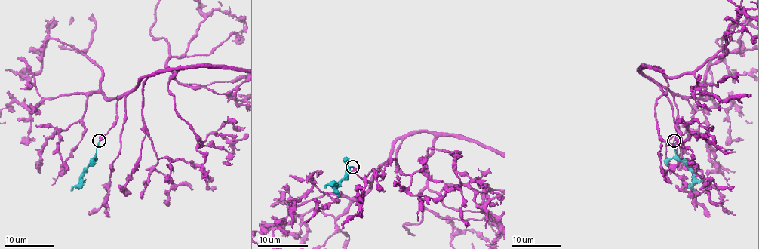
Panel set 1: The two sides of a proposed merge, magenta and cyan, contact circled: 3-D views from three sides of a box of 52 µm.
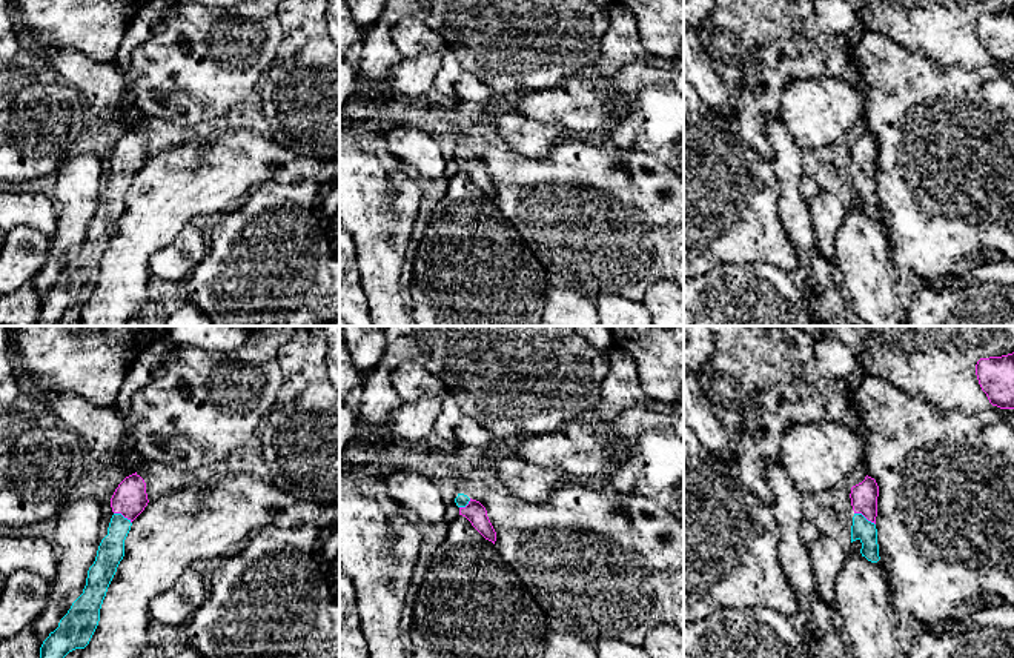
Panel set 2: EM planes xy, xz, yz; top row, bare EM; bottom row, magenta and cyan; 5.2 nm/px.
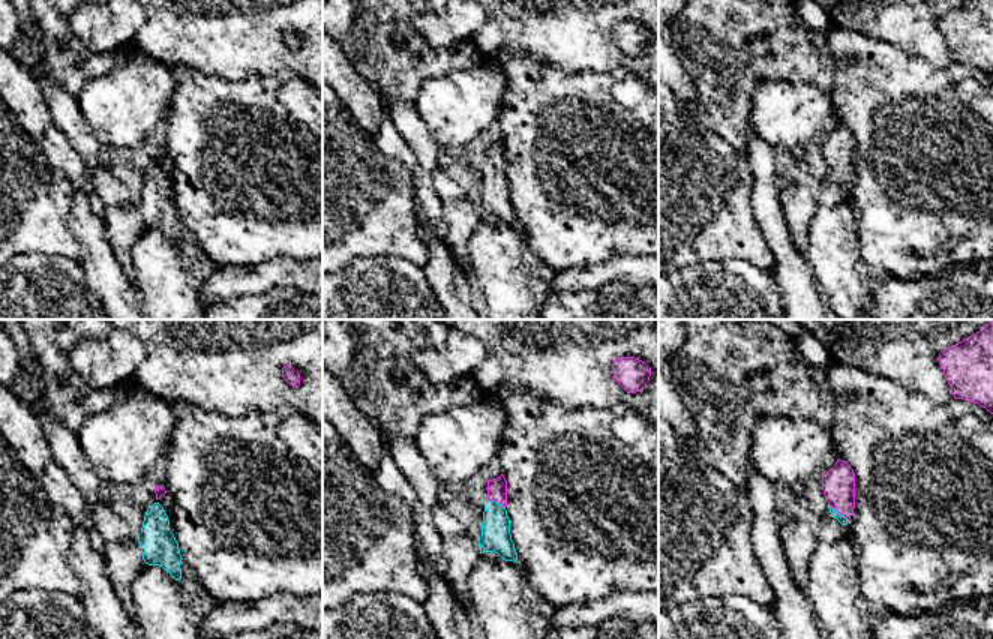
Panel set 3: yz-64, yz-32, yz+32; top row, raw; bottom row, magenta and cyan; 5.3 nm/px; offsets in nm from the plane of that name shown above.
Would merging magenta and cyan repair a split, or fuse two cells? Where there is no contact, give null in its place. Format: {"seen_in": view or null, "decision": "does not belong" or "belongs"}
{"seen_in": "yz", "decision": "belongs"}

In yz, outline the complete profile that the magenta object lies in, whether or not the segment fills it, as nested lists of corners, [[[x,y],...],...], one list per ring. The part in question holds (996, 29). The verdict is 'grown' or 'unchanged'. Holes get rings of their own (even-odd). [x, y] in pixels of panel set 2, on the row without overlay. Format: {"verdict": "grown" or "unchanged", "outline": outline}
{"verdict": "unchanged", "outline": [[[1014,8],[980,14],[976,31],[989,58],[1000,65],[1014,65]]]}

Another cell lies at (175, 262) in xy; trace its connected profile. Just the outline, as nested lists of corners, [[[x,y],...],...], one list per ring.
[[[195,224],[184,226],[175,240],[149,258],[151,275],[183,283],[207,255],[209,244]]]

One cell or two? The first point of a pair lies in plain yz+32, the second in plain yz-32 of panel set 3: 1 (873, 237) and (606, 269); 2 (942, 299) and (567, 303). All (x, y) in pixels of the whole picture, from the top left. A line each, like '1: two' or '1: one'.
1: two
2: one

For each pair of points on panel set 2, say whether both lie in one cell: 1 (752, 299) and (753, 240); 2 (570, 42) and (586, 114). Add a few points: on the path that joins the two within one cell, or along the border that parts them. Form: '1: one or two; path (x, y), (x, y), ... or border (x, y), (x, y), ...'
1: two; border (718, 265), (772, 263), (787, 272)
2: two; border (589, 71), (569, 74), (556, 85), (544, 88)

